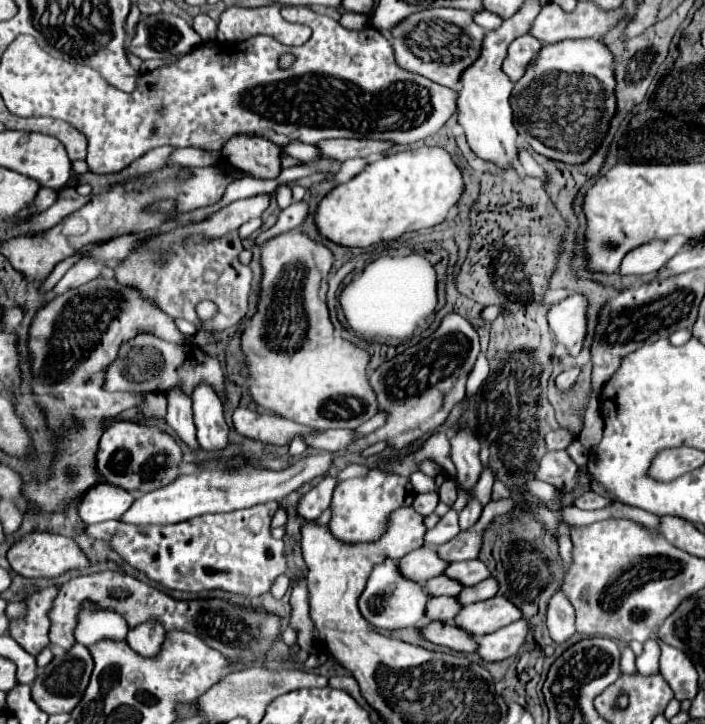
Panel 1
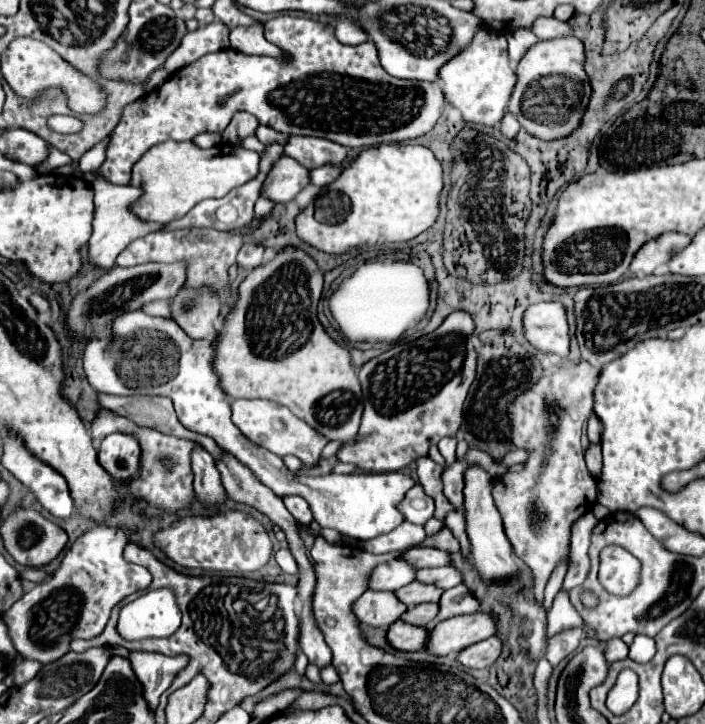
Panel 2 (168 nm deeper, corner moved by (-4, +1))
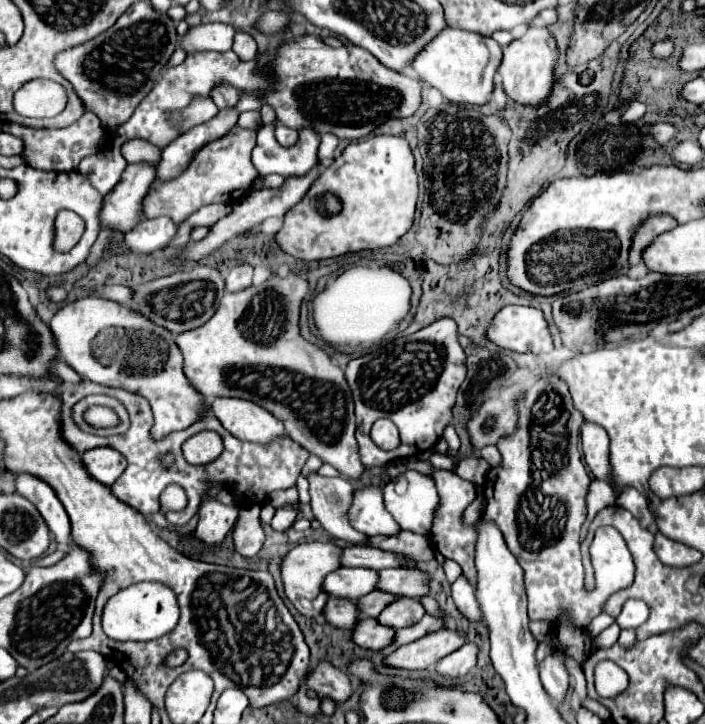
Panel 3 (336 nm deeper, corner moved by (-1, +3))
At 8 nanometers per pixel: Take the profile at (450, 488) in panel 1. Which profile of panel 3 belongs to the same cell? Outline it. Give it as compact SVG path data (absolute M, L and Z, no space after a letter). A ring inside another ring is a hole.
M435 449L431 451L429 461L431 461L431 465L433 465L435 469L447 469L447 471L453 471L453 469L455 469L453 461L451 461L445 453L439 453L439 451L435 451Z

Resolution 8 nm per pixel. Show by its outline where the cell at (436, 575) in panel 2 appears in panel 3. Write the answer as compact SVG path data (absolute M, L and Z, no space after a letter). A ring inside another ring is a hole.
M381 569L377 571L377 591L385 591L389 595L419 599L427 595L427 575L419 569L401 571L401 569Z

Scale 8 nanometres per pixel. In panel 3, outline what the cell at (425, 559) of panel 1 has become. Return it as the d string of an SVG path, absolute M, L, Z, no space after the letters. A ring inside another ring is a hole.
M339 567L323 579L323 591L329 597L339 599L357 599L375 589L375 571L371 569L351 569Z

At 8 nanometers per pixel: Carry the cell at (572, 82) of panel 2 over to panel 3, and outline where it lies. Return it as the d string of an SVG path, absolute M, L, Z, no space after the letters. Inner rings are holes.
M529 25L527 31L519 39L511 41L503 49L503 61L501 61L497 73L501 75L503 89L505 89L507 97L513 99L515 103L523 103L523 105L545 103L547 95L551 91L555 59L557 59L557 47L555 47L553 37L551 37L551 43L549 43L549 31L545 27Z

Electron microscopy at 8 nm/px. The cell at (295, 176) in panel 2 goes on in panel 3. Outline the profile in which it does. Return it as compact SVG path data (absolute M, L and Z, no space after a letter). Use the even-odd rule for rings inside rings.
M275 123L263 125L253 151L253 165L259 175L279 173L283 177L305 175L317 163L321 135L313 129L299 129L299 141L293 147L281 147L273 135Z

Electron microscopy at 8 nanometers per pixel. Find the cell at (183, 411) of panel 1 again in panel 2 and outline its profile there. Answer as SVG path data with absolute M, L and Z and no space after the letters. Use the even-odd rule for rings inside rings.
M196 443L190 453L190 465L194 471L194 491L202 503L222 503L226 499L220 473L214 467L212 455Z

